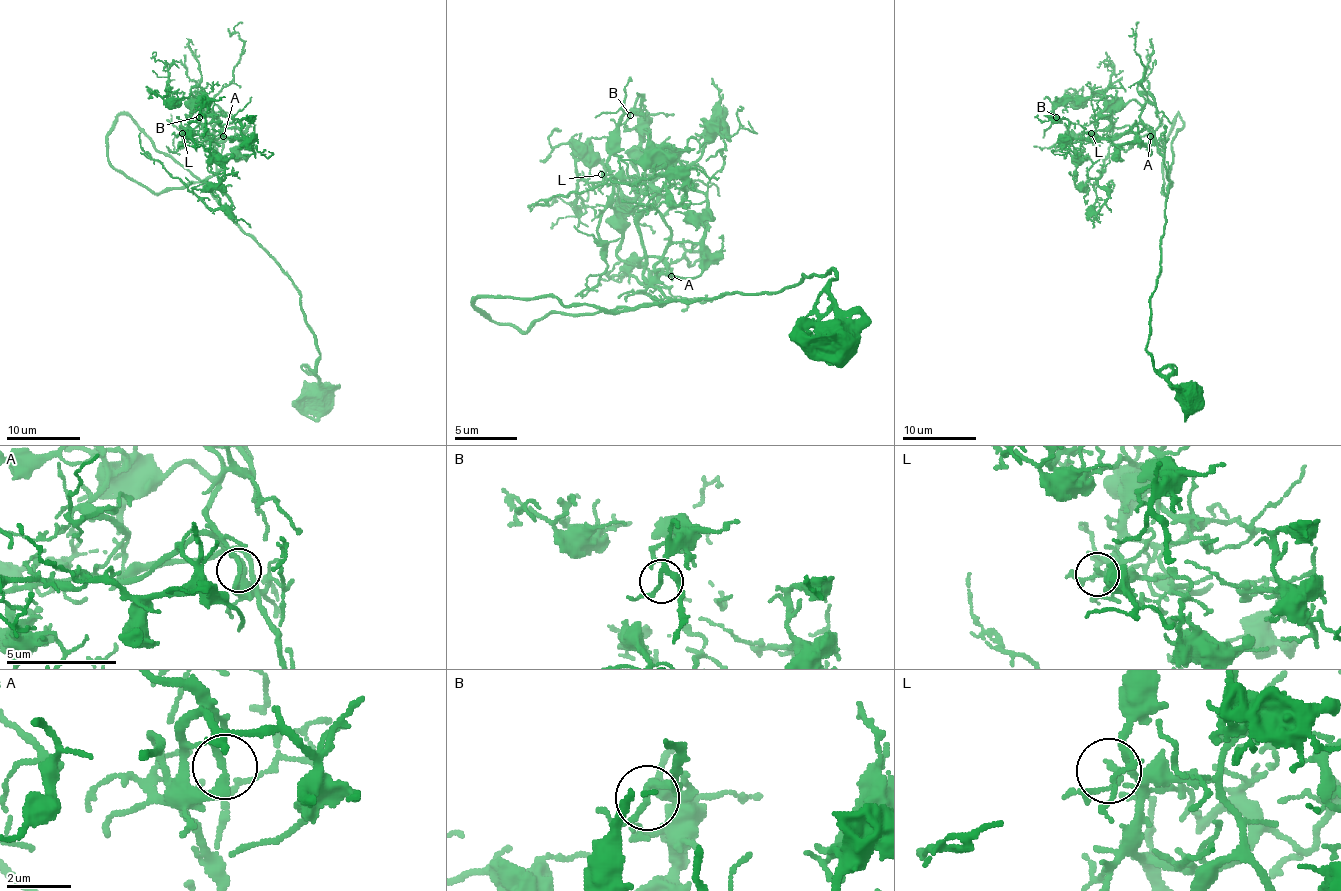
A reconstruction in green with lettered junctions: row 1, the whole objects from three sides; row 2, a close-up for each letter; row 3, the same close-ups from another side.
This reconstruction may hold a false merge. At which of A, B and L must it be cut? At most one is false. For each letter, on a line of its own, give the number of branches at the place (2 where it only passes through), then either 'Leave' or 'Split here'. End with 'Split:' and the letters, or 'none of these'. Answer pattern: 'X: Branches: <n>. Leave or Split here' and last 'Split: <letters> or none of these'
A: Branches: 3. Leave
B: Branches: 3. Leave
L: Branches: 3. Leave
Split: none of these

